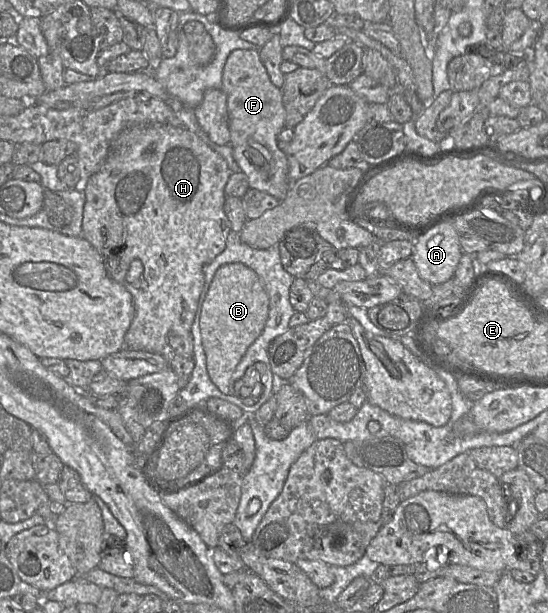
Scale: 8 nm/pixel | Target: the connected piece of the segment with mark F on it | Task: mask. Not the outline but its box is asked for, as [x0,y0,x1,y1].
[222,50,290,201]

